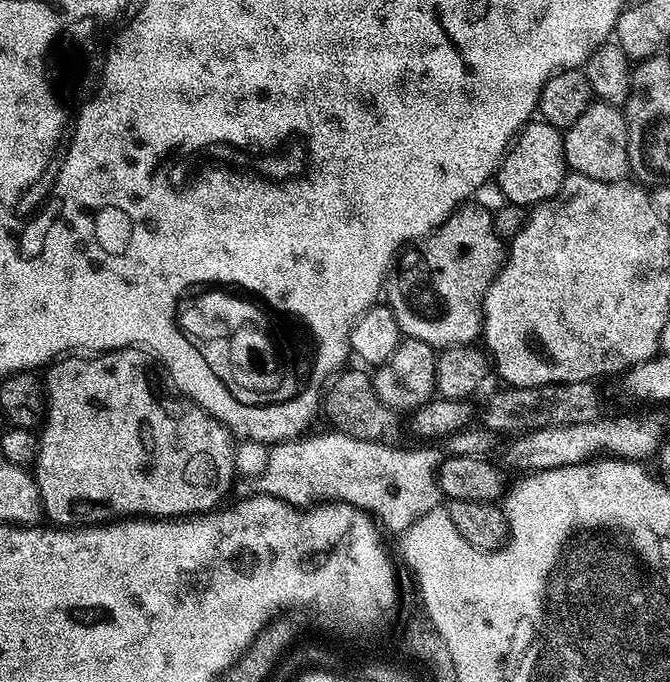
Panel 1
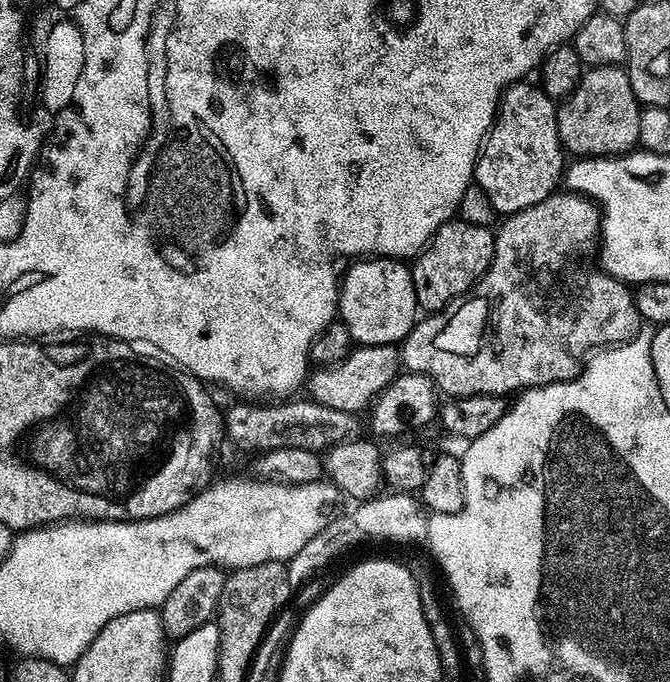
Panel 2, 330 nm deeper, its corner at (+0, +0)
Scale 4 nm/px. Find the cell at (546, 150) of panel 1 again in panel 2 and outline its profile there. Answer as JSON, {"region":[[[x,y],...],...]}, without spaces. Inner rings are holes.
{"region":[[[513,82],[503,89],[504,97],[500,100],[500,109],[494,112],[492,126],[484,137],[480,155],[476,157],[475,183],[486,190],[486,198],[490,198],[497,214],[521,212],[545,200],[557,191],[559,184],[556,183],[559,180],[561,183],[562,173],[566,168],[566,153],[560,146],[556,130],[557,105],[543,88],[535,83],[528,83]]]}

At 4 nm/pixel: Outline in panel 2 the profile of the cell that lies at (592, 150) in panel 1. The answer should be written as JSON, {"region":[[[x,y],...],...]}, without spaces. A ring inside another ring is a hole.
{"region":[[[589,67],[570,95],[559,101],[556,130],[565,153],[576,158],[607,158],[627,154],[640,138],[642,105],[630,90],[630,78],[623,67]]]}

